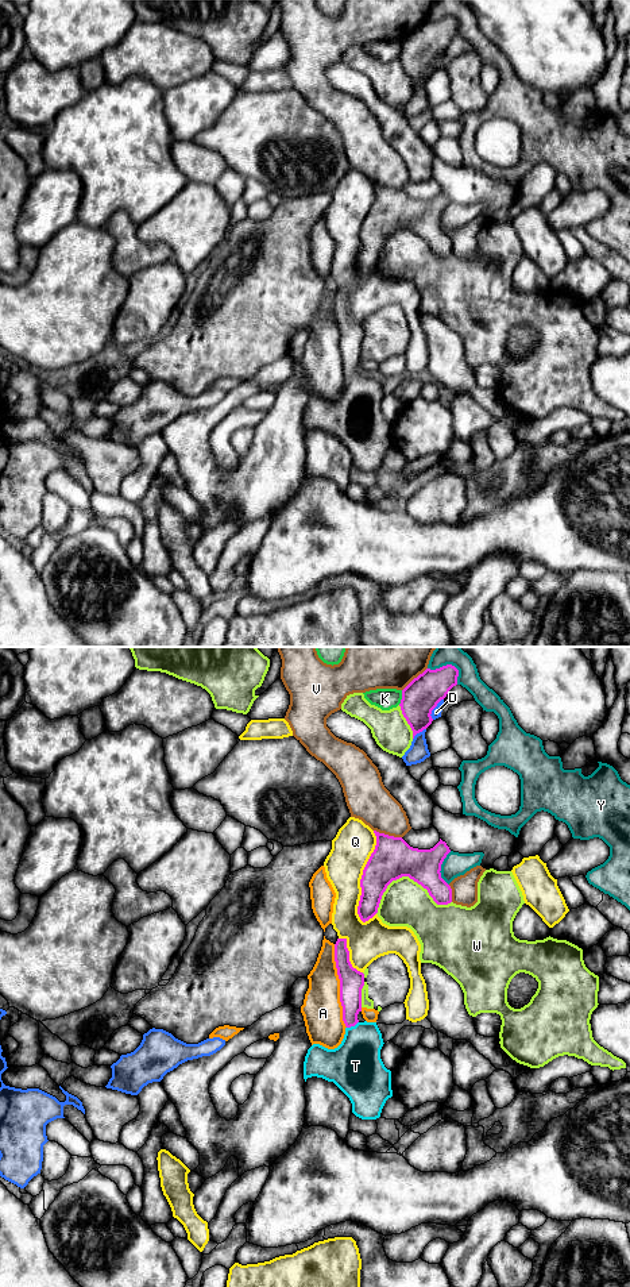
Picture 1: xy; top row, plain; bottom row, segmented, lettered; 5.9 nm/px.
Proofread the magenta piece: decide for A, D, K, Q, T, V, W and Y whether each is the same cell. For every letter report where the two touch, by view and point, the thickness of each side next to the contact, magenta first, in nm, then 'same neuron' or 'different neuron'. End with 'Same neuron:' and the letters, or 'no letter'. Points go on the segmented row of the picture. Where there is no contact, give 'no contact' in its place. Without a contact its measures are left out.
A: xy (340, 986) | 140/240 nm | different neuron
D: xy (433, 708) | 220/60 nm | different neuron
K: xy (402, 697) | 220/130 nm | different neuron
Q: xy (362, 877) | 240/240 nm | different neuron
T: xy (352, 1025) | 140/320 nm | same neuron
V: xy (387, 835) | 240/260 nm | different neuron
W: xy (406, 875) | 240/280 nm | different neuron
Y: xy (449, 665) | 220/150 nm | different neuron
Same neuron: T

